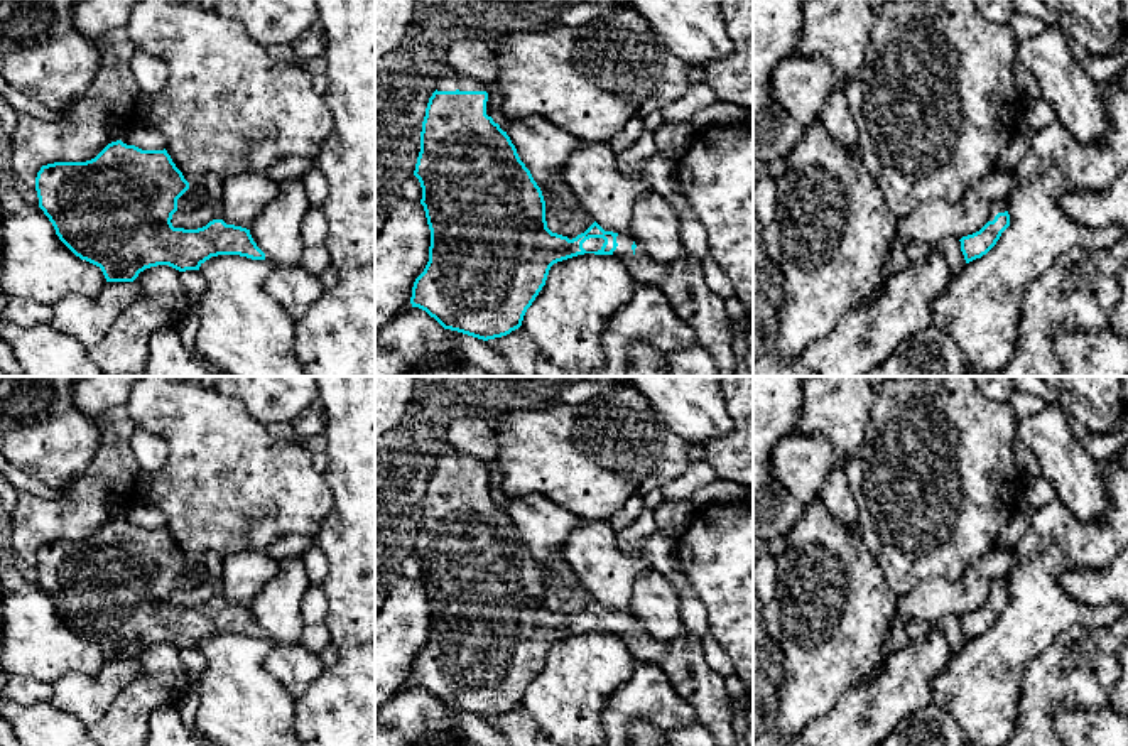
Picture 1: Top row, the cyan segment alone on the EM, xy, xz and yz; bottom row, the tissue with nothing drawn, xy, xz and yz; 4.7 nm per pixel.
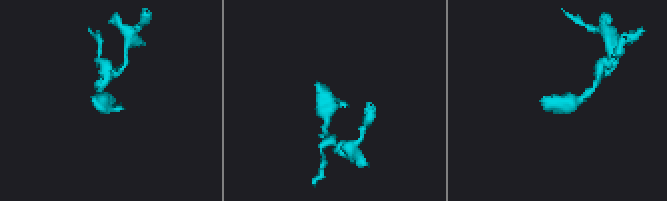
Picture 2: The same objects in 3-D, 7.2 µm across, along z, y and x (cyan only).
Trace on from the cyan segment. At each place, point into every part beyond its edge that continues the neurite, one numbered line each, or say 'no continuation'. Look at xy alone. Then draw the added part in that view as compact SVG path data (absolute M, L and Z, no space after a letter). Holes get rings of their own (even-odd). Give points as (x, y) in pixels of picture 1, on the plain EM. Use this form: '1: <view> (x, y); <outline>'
no continuation

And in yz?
1: yz (1000, 584); M1006 579L993 581L988 599L993 599L998 591L1005 591L1005 589L1008 589Z

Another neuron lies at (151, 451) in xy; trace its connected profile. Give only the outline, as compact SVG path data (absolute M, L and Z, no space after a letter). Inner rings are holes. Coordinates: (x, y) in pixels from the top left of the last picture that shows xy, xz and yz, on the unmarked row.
M135 427L130 439L130 447L142 468L142 473L147 476L159 473L169 456L167 442L160 435L152 434L142 427Z

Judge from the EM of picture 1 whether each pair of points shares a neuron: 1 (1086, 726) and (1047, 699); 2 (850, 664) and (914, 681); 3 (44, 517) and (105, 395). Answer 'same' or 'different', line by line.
1: different
2: different
3: different

